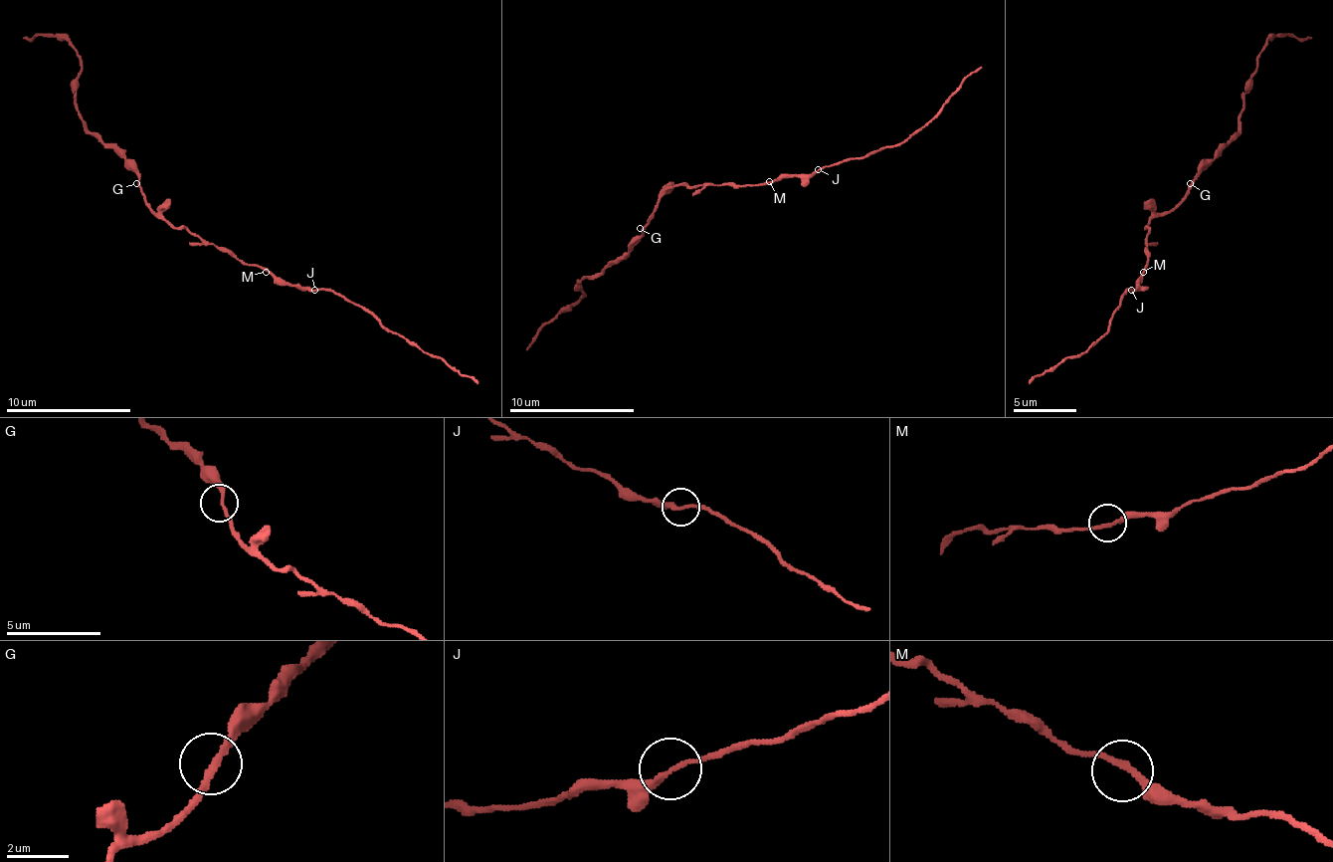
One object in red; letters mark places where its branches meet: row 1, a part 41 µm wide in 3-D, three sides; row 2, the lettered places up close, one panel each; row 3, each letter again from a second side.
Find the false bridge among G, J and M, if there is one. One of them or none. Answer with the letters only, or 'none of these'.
none of these

